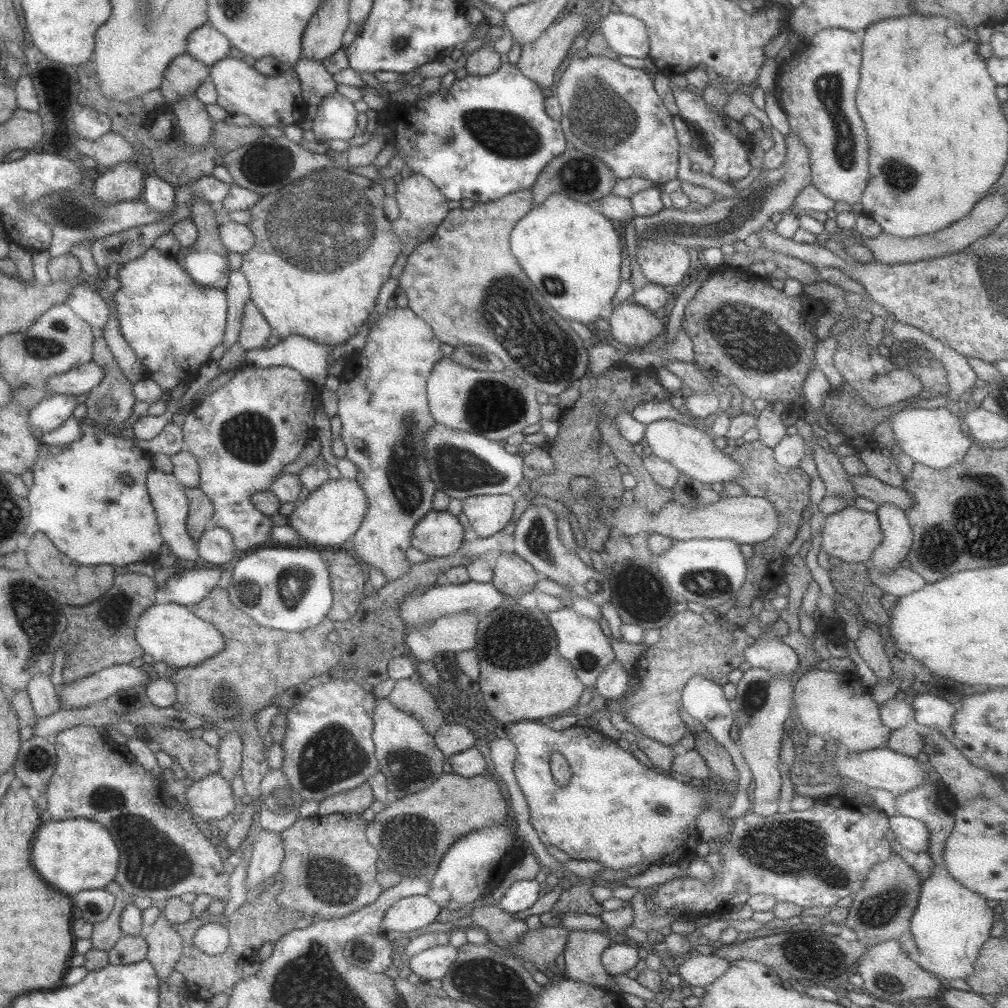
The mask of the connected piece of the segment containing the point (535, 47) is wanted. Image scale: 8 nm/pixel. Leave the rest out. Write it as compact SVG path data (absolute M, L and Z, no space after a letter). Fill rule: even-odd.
M576 5L572 6L566 13L554 21L538 39L521 48L521 57L517 62L520 72L529 80L538 84L542 90L552 87L556 70L560 68L562 60L566 58L570 46L574 44L576 36L578 36L587 25L591 27L587 18L586 9Z

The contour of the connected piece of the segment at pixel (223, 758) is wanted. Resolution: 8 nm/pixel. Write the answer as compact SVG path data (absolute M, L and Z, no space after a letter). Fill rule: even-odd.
M236 731L226 733L220 740L217 749L221 766L219 773L226 781L232 782L236 773L241 770L243 763L244 743L242 743L242 735Z

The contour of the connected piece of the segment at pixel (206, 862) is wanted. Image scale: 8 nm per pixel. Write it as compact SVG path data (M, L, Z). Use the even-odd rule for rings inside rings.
M74 726L57 734L55 749L58 755L56 770L50 779L47 794L47 811L51 820L86 818L108 828L120 850L120 864L116 882L122 890L135 896L148 896L155 903L179 897L186 892L210 894L214 900L226 904L230 898L230 874L224 868L210 835L201 832L194 822L191 810L184 808L165 788L163 780L156 780L132 758L132 754L117 751L119 744L96 726Z

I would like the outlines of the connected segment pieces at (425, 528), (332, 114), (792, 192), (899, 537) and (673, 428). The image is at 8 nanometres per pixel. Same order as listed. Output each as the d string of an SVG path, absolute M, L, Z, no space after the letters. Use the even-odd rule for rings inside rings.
M432 509L414 526L410 536L410 546L426 553L430 559L451 556L463 547L465 528L466 524L461 523L456 515Z
M340 93L329 94L319 106L317 117L313 119L315 140L350 141L356 136L358 112L350 100Z
M793 134L786 137L787 154L784 164L776 169L768 170L766 174L756 175L747 186L738 190L734 198L724 197L722 200L714 200L712 204L700 211L664 208L661 212L651 216L634 217L637 244L646 239L656 242L673 242L696 248L700 246L720 248L724 244L738 245L750 234L763 229L764 224L771 220L773 214L789 212L800 191L812 185L812 174L811 157L806 144L803 144Z
M894 504L878 505L876 512L884 533L884 540L870 559L875 570L887 574L901 568L901 562L908 557L912 547L912 525L908 516Z
M661 419L646 425L645 440L652 448L653 454L667 460L679 472L687 474L706 484L735 482L736 476L742 472L742 465L725 454L714 444L713 436L706 426L686 425L674 419Z

